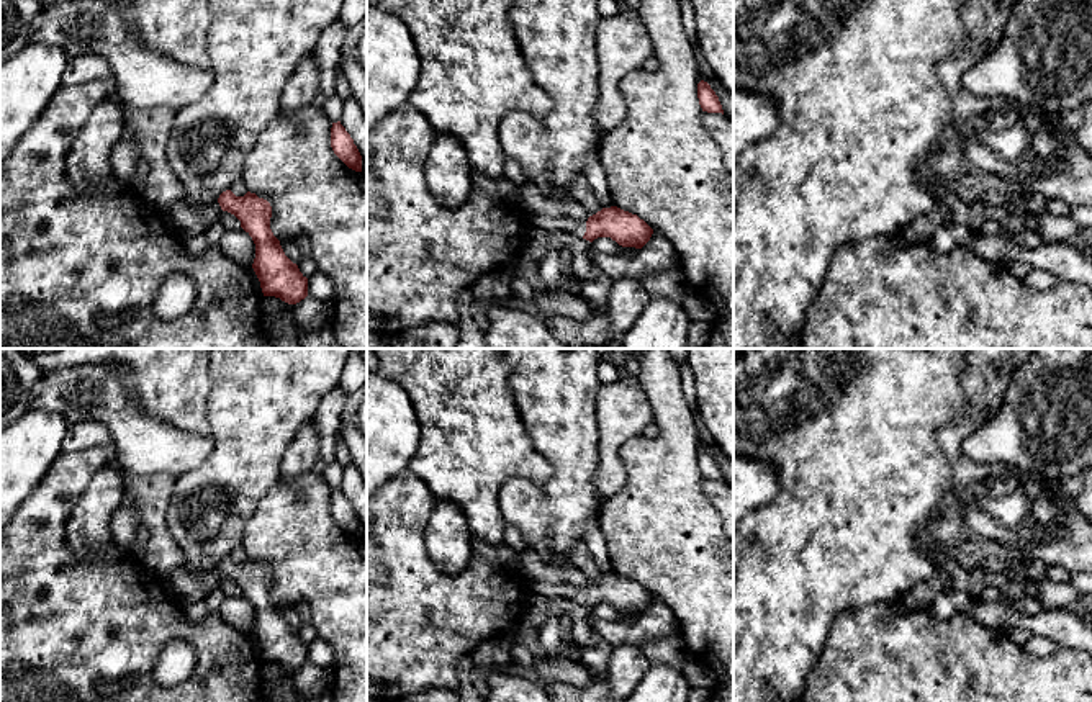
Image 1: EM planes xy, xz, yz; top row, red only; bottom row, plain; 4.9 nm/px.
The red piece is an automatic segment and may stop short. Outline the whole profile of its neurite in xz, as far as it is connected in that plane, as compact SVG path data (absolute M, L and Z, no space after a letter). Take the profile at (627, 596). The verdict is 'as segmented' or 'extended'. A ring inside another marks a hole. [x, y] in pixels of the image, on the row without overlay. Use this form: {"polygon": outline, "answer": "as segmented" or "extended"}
{"polygon": "M527 543L517 556L517 568L532 584L534 592L568 599L589 609L611 604L622 614L642 615L653 601L653 596L637 581L611 573L589 583L586 574L570 561L550 565Z", "answer": "extended"}

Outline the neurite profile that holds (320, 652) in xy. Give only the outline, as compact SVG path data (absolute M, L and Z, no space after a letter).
M318 637L313 643L308 645L308 661L313 664L332 666L334 653L331 645Z

